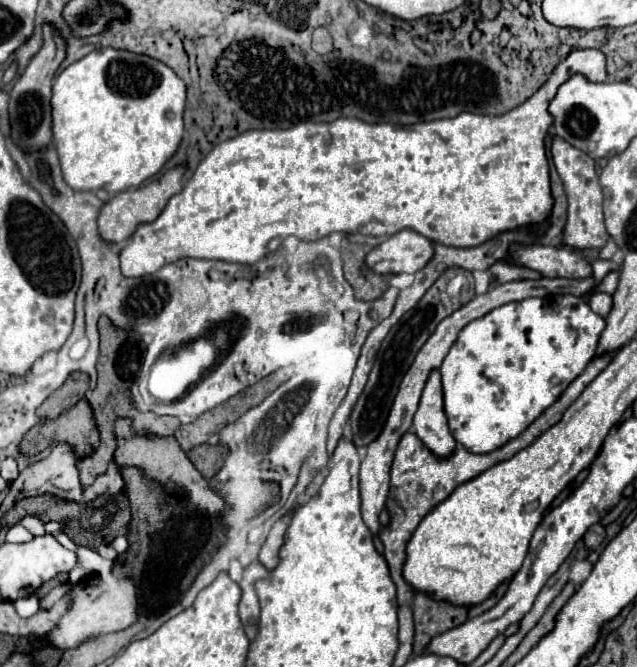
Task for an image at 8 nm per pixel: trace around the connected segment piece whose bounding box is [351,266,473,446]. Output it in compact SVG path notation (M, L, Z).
M457 266L447 268L437 278L437 282L425 292L425 296L419 300L419 304L415 308L411 308L403 316L403 320L399 320L389 330L389 334L385 336L385 340L381 344L381 350L377 354L375 366L369 374L369 382L367 382L365 390L361 392L361 396L359 396L359 400L353 408L353 414L351 414L351 438L355 440L357 446L367 446L371 440L375 440L379 436L379 432L383 430L383 420L387 420L387 412L391 410L391 400L395 398L395 392L399 388L399 380L403 380L403 374L411 366L411 360L415 360L417 350L427 342L427 336L431 336L431 332L439 324L439 320L447 318L451 312L455 312L459 308L457 304L453 304L453 300L445 292L447 282L457 274L463 274L469 280L469 284L473 282L473 276L471 276L469 270L463 270L463 268L457 268Z

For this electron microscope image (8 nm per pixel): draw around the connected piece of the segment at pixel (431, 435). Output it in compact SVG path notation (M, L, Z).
M431 370L427 384L423 388L419 408L413 418L415 434L435 452L437 456L447 456L455 450L455 438L447 428L447 416L443 412L443 390L439 370Z

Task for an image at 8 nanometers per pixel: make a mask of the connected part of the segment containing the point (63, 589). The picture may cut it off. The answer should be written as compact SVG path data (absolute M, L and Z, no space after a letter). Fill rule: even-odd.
M69 584L55 586L53 590L49 590L49 594L47 594L45 598L41 598L41 606L43 606L43 608L51 608L51 606L53 606L57 600L61 600L69 590L71 590L71 586L69 586Z

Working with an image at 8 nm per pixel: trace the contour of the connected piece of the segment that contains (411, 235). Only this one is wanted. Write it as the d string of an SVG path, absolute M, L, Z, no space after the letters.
M401 230L375 246L365 256L365 266L375 274L413 274L431 256L431 240L417 232Z

